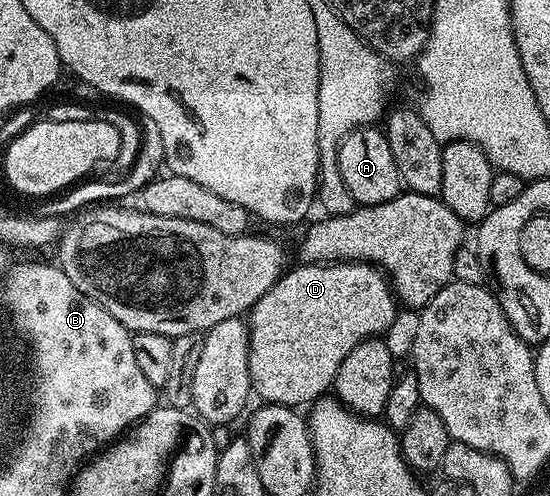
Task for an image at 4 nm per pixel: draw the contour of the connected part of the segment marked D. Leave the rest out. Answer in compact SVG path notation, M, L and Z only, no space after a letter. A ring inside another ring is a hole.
M331 262L329 264L303 264L283 271L282 277L248 313L250 345L248 346L248 370L250 386L255 397L267 404L283 404L297 409L298 404L313 405L331 391L340 362L352 354L361 342L381 337L394 324L398 316L399 301L394 289L381 268L365 262Z

